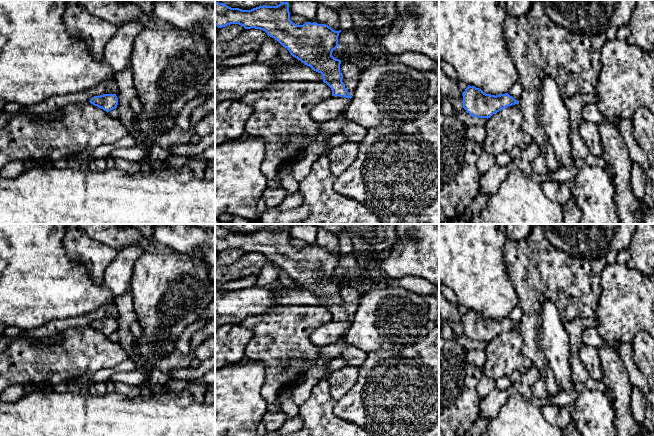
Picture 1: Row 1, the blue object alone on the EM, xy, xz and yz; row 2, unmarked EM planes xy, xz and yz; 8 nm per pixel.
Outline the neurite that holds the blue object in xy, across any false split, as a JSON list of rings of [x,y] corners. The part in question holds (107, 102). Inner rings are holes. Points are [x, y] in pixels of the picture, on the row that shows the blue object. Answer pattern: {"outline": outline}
{"outline": [[[103,94],[92,97],[89,102],[108,113],[109,111],[117,108],[118,98],[116,94]]]}

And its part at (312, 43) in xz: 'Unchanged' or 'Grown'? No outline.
Unchanged

